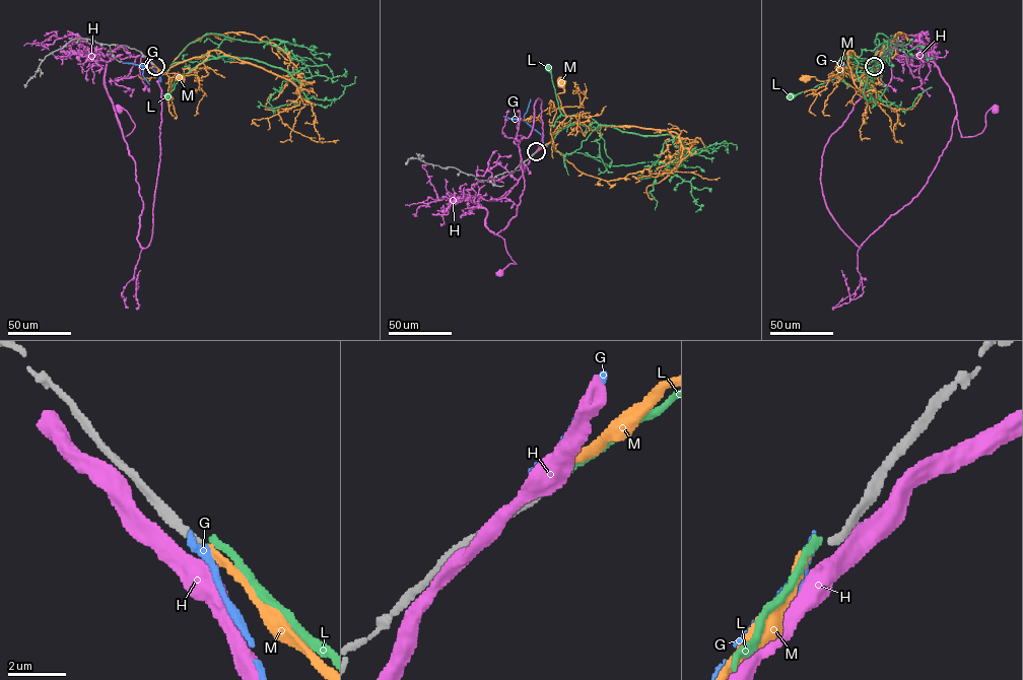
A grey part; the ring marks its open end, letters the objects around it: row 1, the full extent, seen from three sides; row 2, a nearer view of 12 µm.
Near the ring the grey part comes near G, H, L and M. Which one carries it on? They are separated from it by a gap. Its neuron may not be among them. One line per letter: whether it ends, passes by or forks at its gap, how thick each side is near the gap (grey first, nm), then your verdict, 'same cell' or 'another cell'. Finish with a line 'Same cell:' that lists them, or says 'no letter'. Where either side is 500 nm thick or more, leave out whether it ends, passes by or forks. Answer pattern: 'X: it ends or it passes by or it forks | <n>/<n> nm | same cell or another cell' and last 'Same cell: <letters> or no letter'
G: it ends | 280/320 nm | another cell
H: 280/550 nm | another cell
L: it ends | 280/260 nm | another cell
M: it ends | 280/240 nm | another cell
Same cell: no letter

